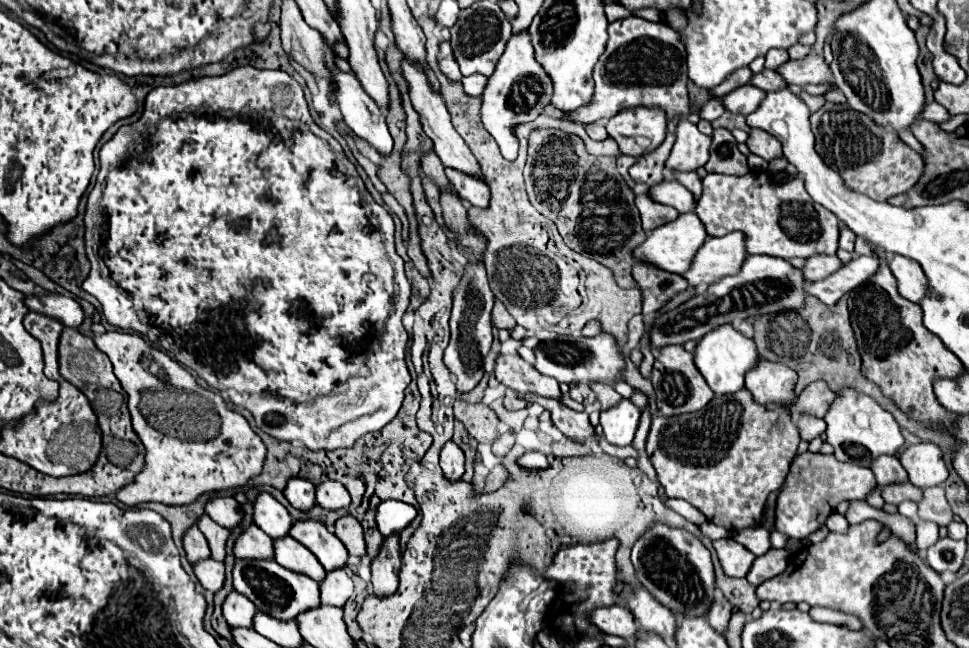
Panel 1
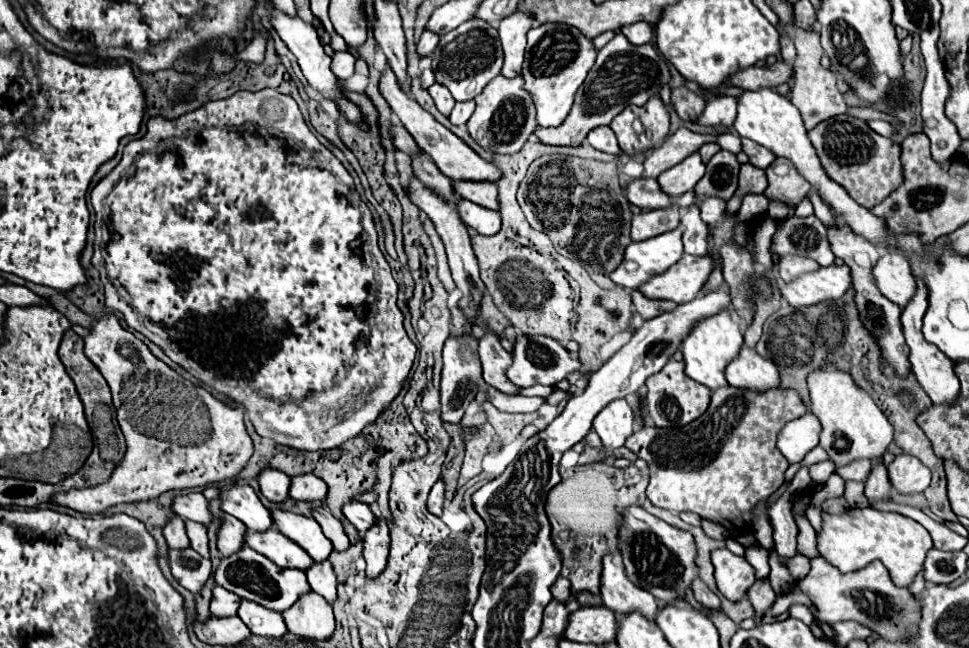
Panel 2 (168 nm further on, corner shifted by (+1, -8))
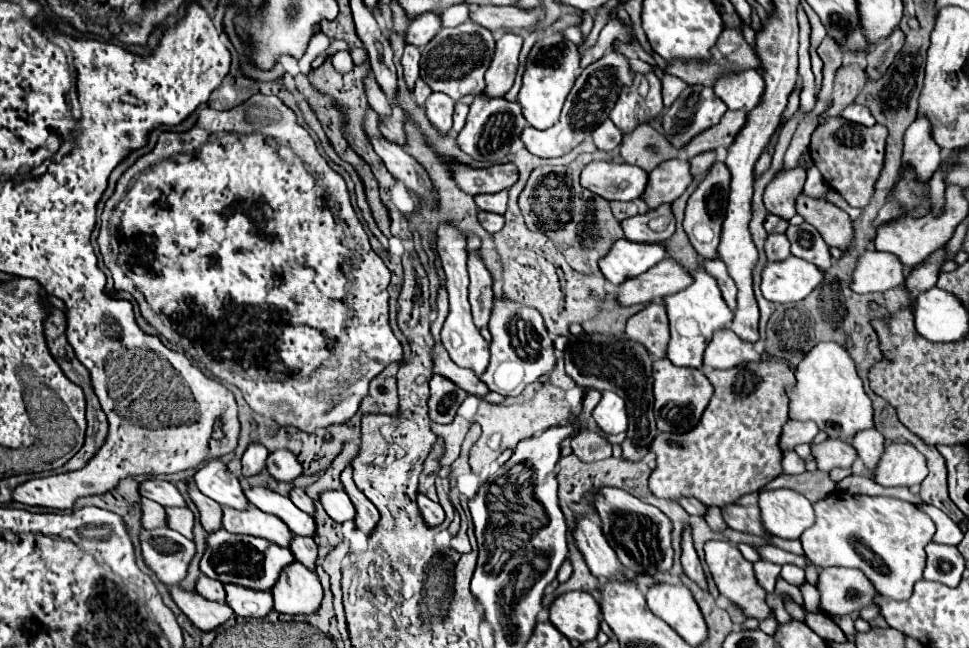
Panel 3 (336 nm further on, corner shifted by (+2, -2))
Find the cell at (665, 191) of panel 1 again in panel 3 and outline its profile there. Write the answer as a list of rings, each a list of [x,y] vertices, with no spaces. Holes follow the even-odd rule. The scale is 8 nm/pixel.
[[[590,162],[580,174],[580,184],[606,200],[638,200],[648,174],[638,166],[616,162]]]

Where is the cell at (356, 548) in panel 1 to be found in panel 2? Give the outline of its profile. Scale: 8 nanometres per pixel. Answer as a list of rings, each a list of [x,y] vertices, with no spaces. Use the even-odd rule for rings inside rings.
[[[315,508],[315,510],[313,510],[313,518],[321,524],[323,534],[331,540],[331,544],[333,544],[333,548],[335,548],[337,552],[343,552],[343,550],[349,548],[349,538],[347,538],[347,534],[345,534],[345,528],[343,528],[343,524],[341,524],[339,518],[335,518],[335,516],[333,516],[329,510],[325,510],[325,508]]]

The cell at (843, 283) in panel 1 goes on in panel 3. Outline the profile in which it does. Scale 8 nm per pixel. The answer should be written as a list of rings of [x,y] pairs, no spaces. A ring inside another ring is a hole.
[[[790,256],[782,262],[768,262],[762,270],[762,296],[770,302],[798,302],[806,298],[820,282],[824,280],[824,272],[820,272],[810,262],[804,262],[796,256]]]

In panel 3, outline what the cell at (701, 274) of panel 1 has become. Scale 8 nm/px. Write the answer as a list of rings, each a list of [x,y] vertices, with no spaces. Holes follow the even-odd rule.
[[[664,258],[648,272],[630,278],[618,286],[616,300],[622,306],[650,304],[662,296],[676,294],[692,284],[692,274],[686,272],[676,260]]]

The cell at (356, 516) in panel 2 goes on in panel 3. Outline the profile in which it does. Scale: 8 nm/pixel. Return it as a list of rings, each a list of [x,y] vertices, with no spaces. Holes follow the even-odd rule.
[[[324,490],[320,494],[320,502],[326,510],[326,514],[334,520],[334,522],[346,522],[346,520],[354,520],[356,510],[354,504],[350,502],[350,498],[346,496],[346,492],[342,490]]]

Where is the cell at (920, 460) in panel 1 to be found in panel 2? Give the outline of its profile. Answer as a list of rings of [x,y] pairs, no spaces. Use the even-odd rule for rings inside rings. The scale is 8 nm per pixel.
[[[899,454],[887,470],[891,484],[899,494],[919,494],[931,486],[931,470],[911,454]]]

